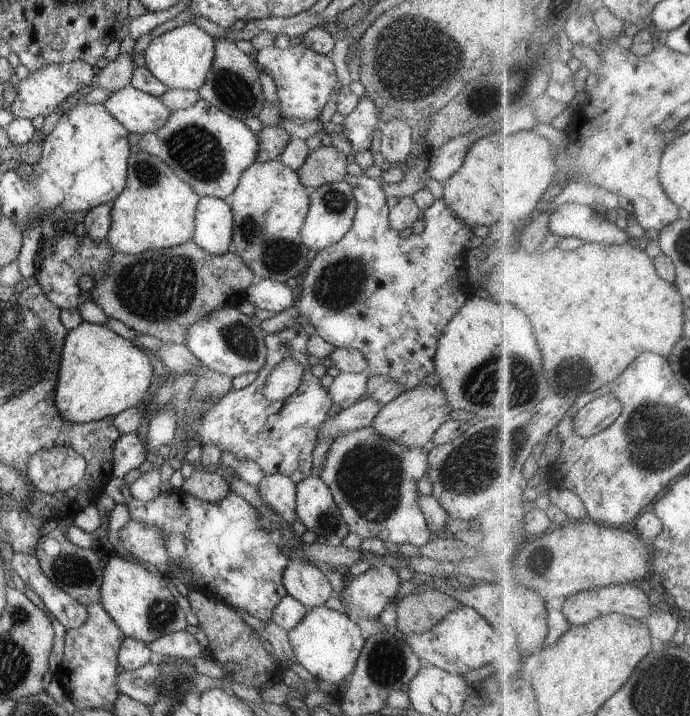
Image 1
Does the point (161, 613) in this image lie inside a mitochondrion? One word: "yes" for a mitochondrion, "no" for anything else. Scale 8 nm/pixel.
yes

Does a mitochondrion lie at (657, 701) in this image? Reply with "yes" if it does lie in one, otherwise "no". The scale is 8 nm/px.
yes

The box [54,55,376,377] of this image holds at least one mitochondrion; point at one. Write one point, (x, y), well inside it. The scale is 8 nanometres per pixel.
(160, 288)

